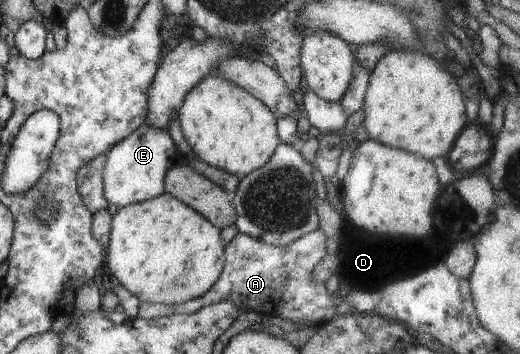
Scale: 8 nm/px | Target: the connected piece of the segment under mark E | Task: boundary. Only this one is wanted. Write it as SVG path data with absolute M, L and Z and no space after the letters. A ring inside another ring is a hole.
M141 124L106 152L102 168L103 196L118 208L138 203L164 192L165 172L181 158L167 129Z

